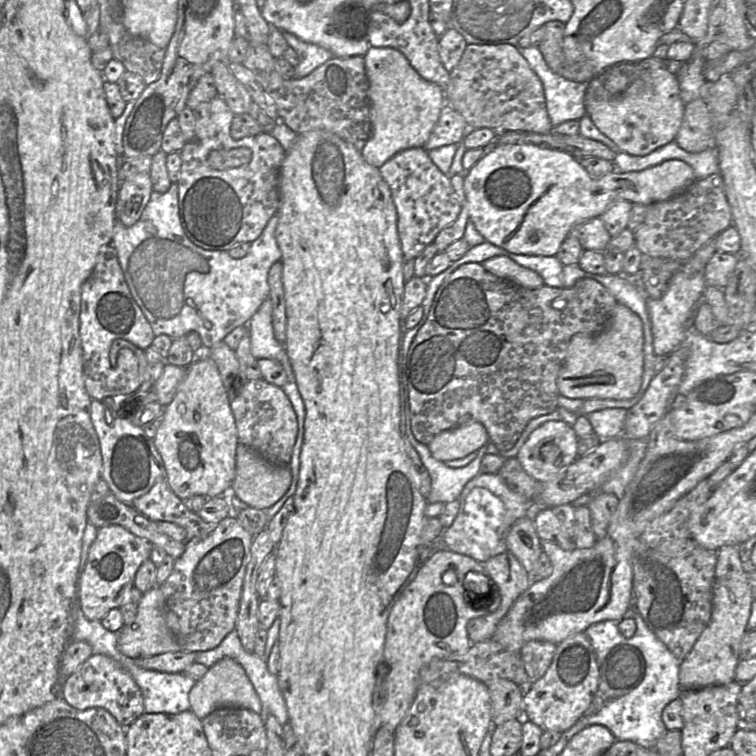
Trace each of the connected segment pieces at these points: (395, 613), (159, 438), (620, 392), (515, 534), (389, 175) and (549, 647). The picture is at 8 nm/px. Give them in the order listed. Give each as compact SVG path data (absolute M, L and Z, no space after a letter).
M437 550L422 563L413 580L394 603L387 620L382 661L388 666L384 678L386 700L384 705L377 710L380 723L390 730L396 730L416 696L421 667L436 658L466 653L470 648L472 643L468 637L467 624L474 618L485 616L485 612L488 611L479 603L479 600L483 598L481 591L476 591L476 588L485 588L483 582L486 582L486 586L489 585L487 578L492 580L482 564L469 556L449 550Z
M209 347L195 351L195 360L187 367L173 400L164 408L163 420L153 438L165 467L165 478L174 494L185 500L193 495L207 498L221 495L231 487L236 472L236 448L239 443L235 417L217 364L208 356Z
M617 303L606 328L599 334L578 333L570 341L566 356L557 377L560 395L577 399L627 400L636 396L643 374L643 323L640 317L627 306Z
M527 516L518 519L508 531L506 544L507 550L518 559L528 574L536 579L534 566L542 553L542 547L534 521Z
M424 147L400 151L379 172L388 184L397 210L397 231L404 261L415 259L439 232L457 220L462 206L447 174L432 162Z
M532 640L521 648L520 656L527 675L527 685L533 684L546 673L555 654L556 646L551 642Z

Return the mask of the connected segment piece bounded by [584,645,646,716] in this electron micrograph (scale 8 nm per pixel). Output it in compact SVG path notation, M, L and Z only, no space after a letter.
M629 645L615 647L599 668L598 689L584 715L597 713L611 701L636 688L644 677L645 669L645 660L637 648Z

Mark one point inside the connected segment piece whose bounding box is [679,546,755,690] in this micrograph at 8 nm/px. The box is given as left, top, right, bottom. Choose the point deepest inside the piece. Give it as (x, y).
(713, 659)

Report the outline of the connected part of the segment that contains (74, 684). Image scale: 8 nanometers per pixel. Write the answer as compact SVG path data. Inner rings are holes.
M92 654L71 675L63 679L62 698L77 710L103 708L125 728L144 713L144 700L139 686L117 661L103 654Z

